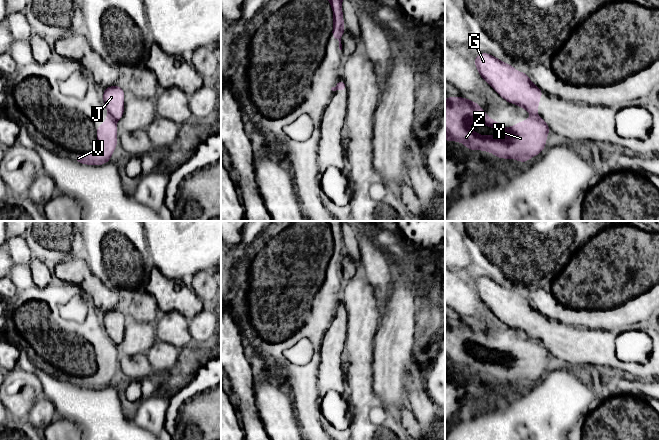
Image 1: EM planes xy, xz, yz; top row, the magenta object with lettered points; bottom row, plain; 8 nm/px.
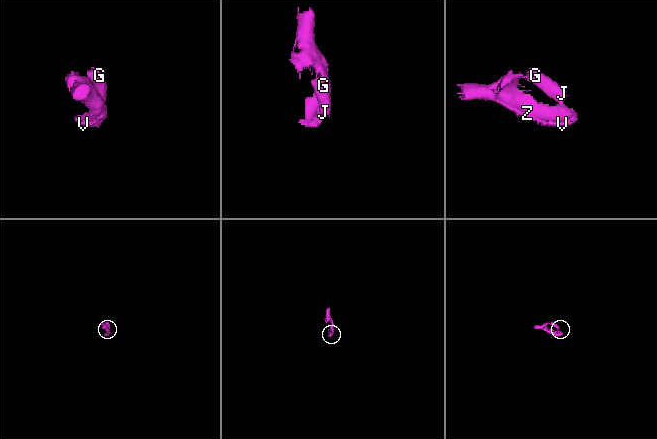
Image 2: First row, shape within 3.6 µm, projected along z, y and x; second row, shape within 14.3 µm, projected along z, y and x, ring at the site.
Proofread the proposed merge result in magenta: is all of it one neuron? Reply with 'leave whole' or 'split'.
split

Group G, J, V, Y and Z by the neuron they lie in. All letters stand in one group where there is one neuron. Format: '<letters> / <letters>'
G J / V Y Z

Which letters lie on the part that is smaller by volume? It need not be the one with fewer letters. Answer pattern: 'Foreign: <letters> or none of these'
Foreign: G, J

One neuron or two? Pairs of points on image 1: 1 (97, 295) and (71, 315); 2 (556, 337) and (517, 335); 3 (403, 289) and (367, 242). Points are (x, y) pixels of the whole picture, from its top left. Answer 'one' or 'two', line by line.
1: two
2: two
3: two

